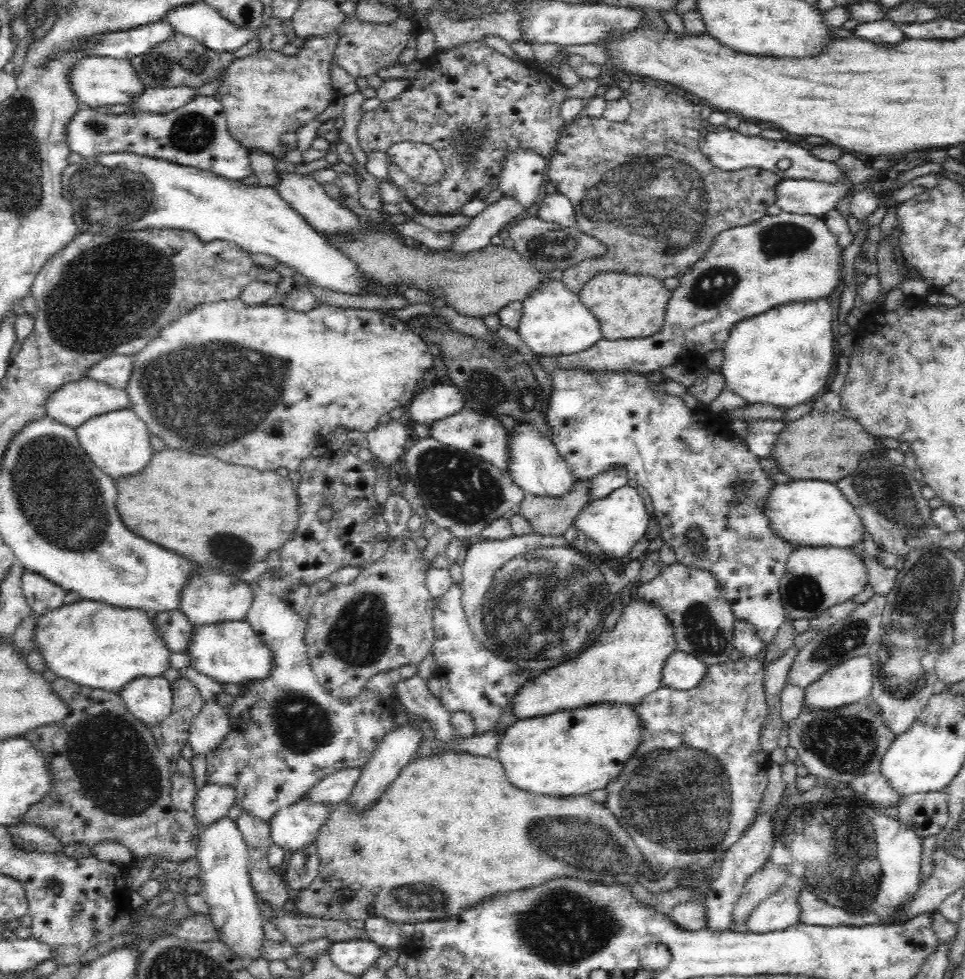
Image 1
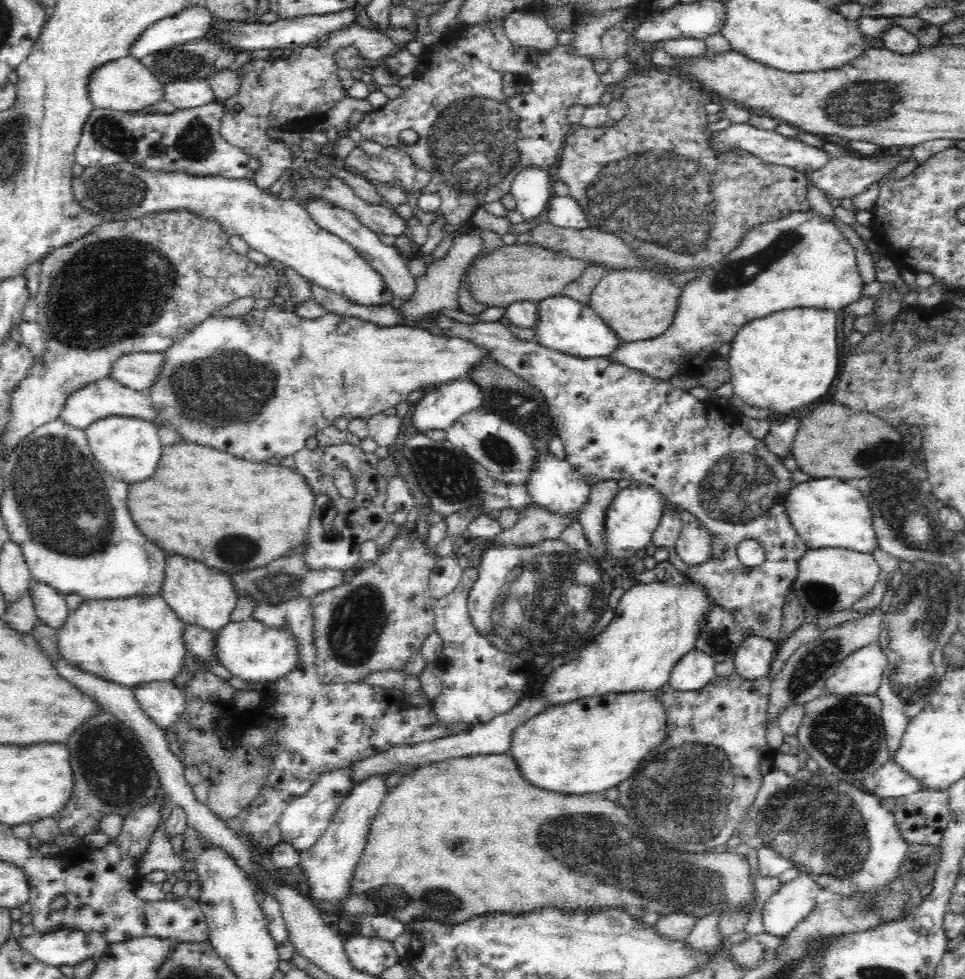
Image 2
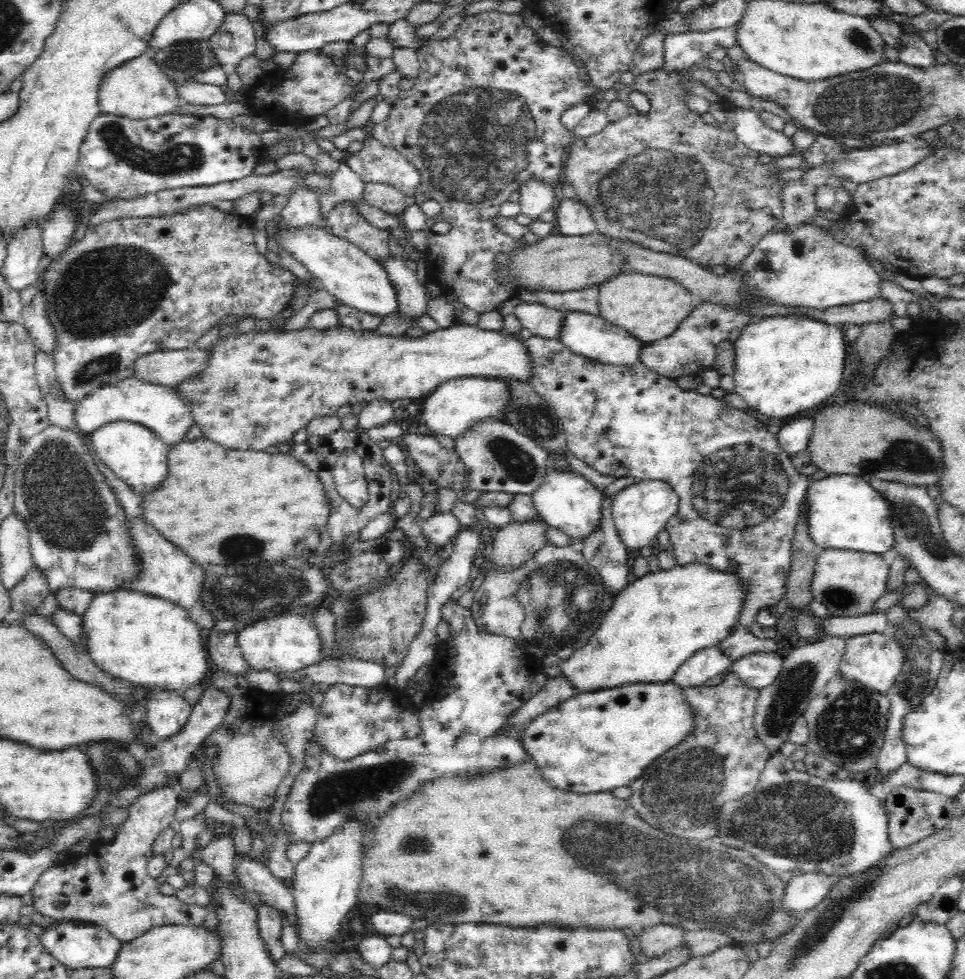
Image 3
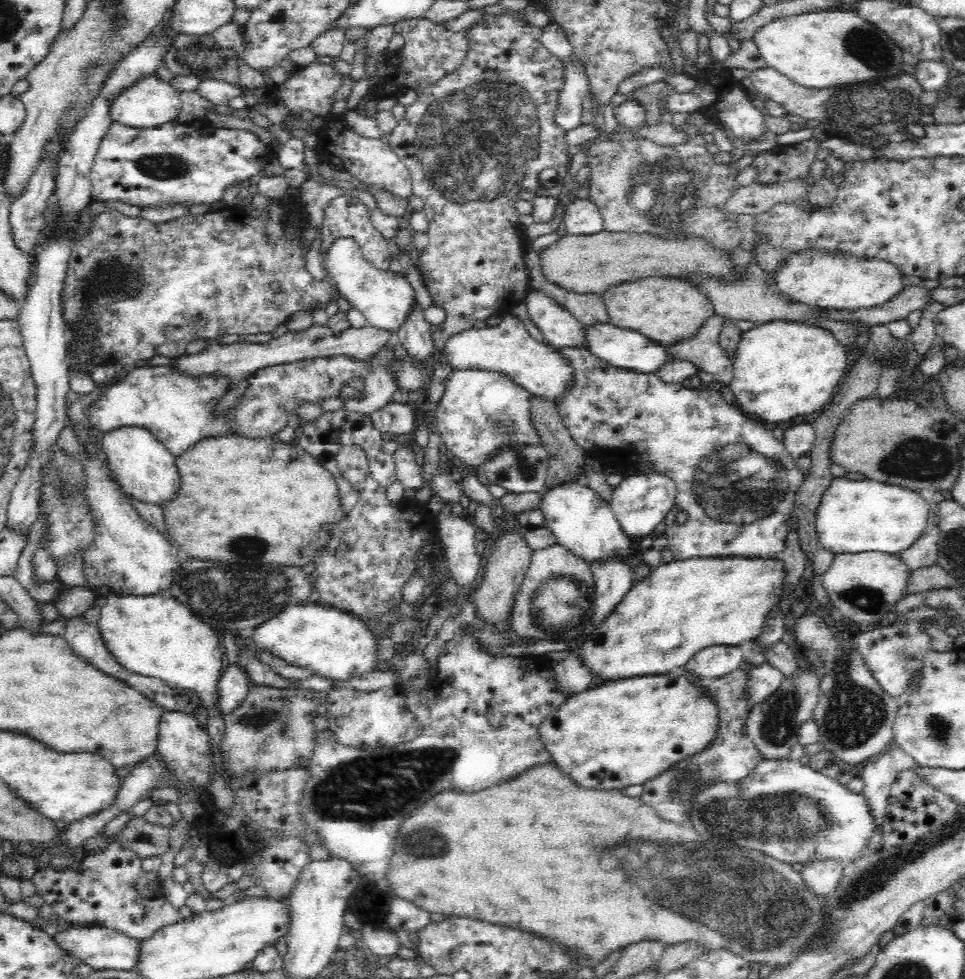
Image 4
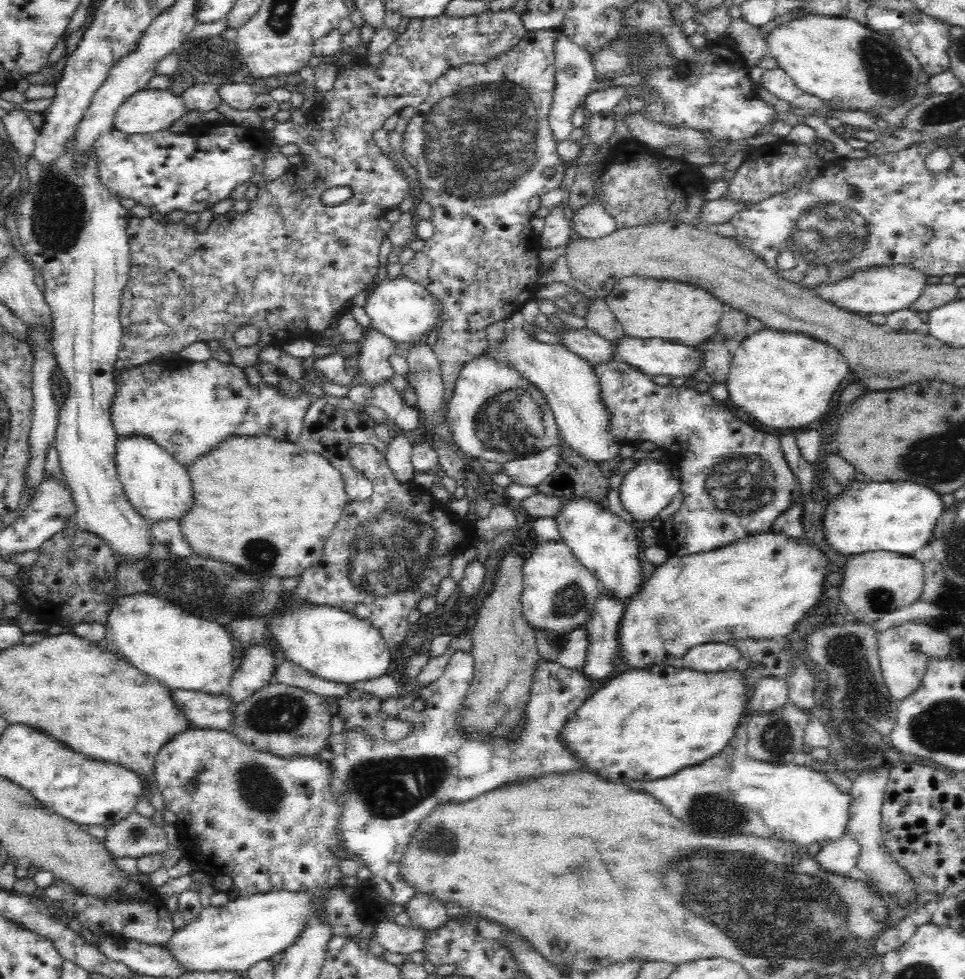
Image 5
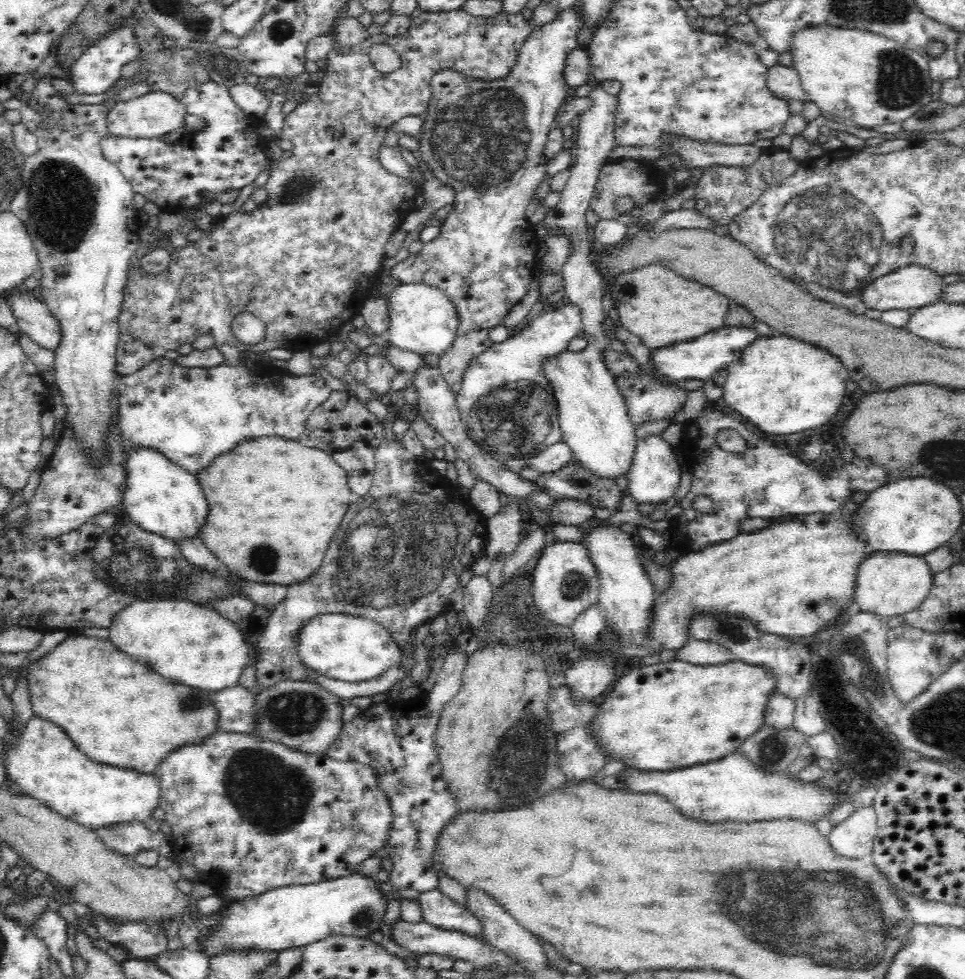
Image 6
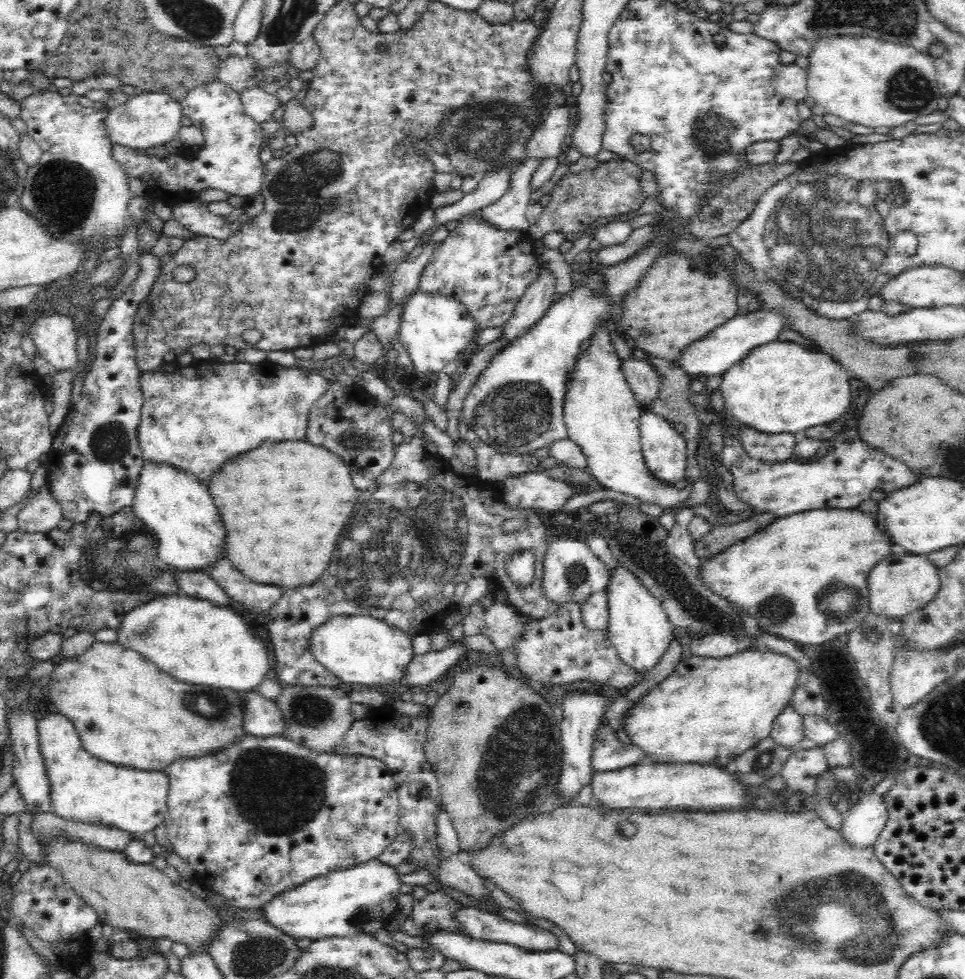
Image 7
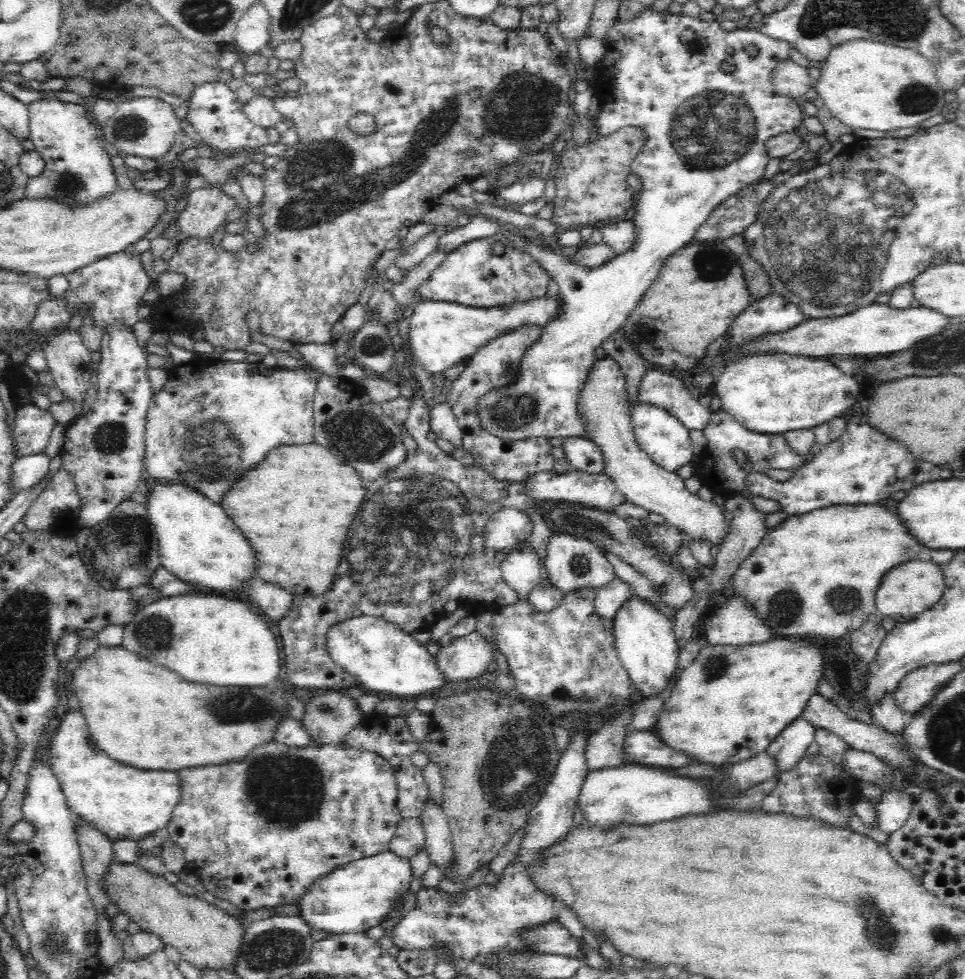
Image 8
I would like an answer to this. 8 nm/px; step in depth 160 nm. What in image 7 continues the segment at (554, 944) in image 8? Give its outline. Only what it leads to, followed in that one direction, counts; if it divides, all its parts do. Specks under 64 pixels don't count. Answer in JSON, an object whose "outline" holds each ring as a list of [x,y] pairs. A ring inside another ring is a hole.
{"outline":[[[465,907],[456,912],[468,936],[483,941],[512,944],[526,951],[547,952],[558,950],[560,940],[544,928],[512,922],[486,908]]]}

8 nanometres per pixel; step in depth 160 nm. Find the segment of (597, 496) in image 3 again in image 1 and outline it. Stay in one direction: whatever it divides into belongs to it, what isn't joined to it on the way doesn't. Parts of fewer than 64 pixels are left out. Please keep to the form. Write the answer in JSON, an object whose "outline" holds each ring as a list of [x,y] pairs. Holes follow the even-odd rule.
{"outline":[[[518,424],[510,432],[510,477],[526,495],[539,496],[540,498],[562,498],[570,494],[576,486],[577,480],[571,474],[571,468],[556,450],[554,443],[546,439],[537,426],[524,426]]]}

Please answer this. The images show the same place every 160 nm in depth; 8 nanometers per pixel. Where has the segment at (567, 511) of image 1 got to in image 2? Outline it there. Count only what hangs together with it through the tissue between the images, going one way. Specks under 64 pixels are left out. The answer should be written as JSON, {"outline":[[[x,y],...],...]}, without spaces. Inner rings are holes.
{"outline":[[[528,504],[518,513],[517,521],[507,529],[502,529],[492,540],[489,546],[513,546],[513,548],[530,548],[544,540],[556,540],[560,533],[574,520],[569,516],[556,516],[536,504]]]}

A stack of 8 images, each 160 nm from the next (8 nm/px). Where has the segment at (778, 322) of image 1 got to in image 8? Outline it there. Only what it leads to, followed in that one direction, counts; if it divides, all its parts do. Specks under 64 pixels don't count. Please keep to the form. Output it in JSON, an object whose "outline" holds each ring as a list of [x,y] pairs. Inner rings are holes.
{"outline":[[[790,354],[744,356],[715,379],[713,394],[720,398],[721,411],[731,414],[748,430],[762,434],[783,434],[789,430],[813,429],[842,416],[858,396],[854,378],[842,374],[829,359]]]}

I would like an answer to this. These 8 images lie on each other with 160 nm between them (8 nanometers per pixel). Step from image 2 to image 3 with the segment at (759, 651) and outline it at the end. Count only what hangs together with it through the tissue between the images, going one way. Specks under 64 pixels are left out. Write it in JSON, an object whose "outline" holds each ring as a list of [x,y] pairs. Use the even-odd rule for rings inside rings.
{"outline":[[[769,652],[748,654],[734,661],[731,672],[736,674],[744,685],[760,691],[775,682],[782,671],[783,660],[780,655]]]}

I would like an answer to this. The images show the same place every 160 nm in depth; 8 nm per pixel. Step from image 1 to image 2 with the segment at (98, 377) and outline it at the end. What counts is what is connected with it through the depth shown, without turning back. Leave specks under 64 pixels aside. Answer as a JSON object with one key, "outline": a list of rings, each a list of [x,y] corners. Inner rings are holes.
{"outline":[[[132,353],[120,358],[114,368],[112,368],[112,379],[122,382],[128,388],[136,391],[148,391],[150,386],[154,386],[154,380],[158,380],[158,372],[164,370],[164,362],[166,362],[166,353]]]}

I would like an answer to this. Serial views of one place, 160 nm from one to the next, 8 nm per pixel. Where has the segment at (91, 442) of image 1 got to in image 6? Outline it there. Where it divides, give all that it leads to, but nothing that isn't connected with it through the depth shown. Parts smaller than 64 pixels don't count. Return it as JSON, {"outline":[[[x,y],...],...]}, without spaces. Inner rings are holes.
{"outline":[[[131,448],[128,451],[128,480],[123,504],[126,517],[171,544],[178,545],[180,540],[198,537],[210,510],[198,477],[150,448]]]}

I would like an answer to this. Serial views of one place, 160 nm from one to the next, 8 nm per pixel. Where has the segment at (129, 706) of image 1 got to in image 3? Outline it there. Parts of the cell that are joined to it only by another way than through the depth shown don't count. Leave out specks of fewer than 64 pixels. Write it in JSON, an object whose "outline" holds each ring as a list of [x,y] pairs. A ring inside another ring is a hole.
{"outline":[[[153,690],[153,694],[149,702],[145,704],[147,707],[148,728],[155,740],[168,741],[170,738],[176,737],[182,730],[188,719],[190,719],[193,706],[184,700],[181,692]]]}

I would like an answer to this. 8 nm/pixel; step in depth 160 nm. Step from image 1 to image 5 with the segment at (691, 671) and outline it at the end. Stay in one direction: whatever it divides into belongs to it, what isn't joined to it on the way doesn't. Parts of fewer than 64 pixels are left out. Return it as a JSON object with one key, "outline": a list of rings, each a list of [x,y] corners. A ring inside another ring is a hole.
{"outline":[[[710,641],[693,646],[682,656],[682,666],[700,672],[728,672],[736,669],[739,652],[727,642]]]}

